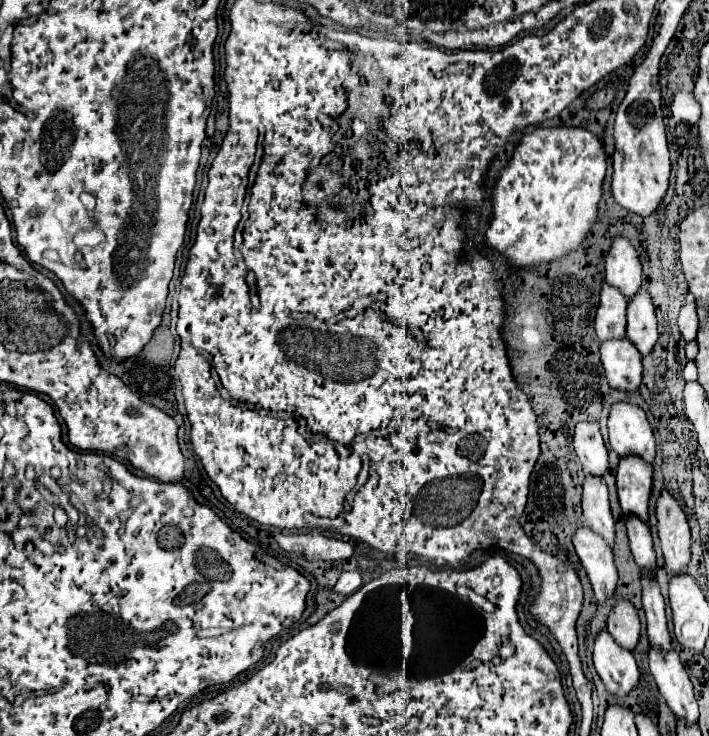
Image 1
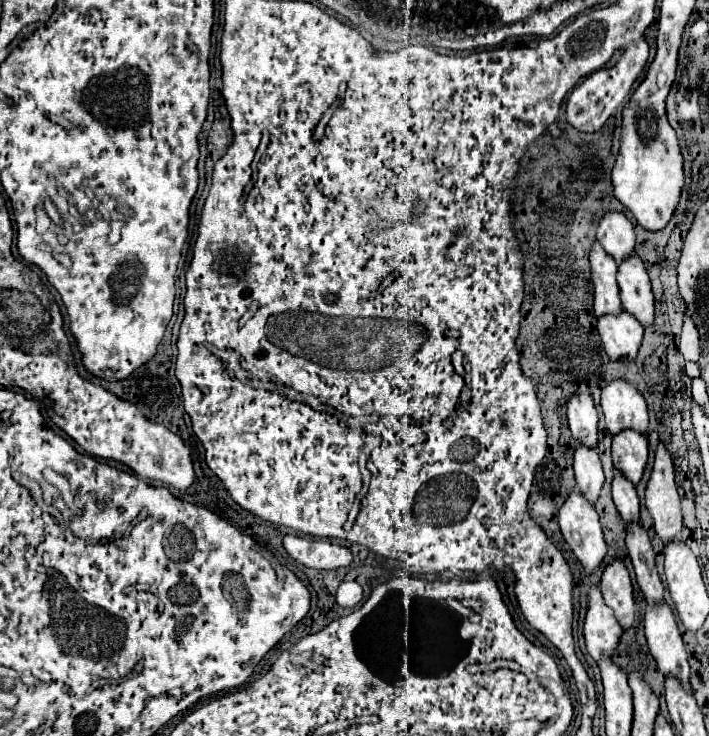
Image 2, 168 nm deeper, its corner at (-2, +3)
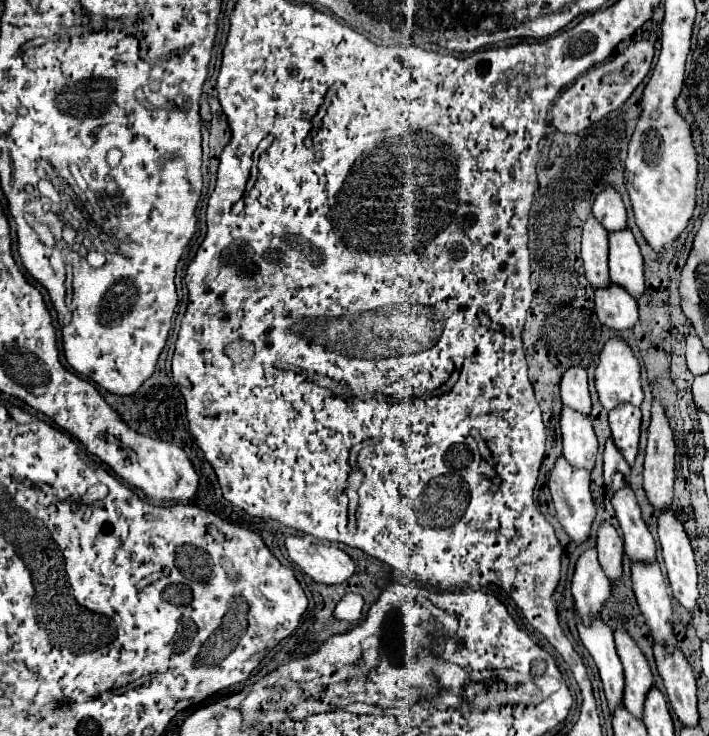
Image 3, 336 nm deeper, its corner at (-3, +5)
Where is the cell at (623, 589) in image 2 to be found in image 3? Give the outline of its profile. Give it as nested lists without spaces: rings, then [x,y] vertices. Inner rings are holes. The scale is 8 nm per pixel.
[[[602,521],[598,531],[596,531],[596,549],[598,549],[598,559],[602,569],[606,571],[608,579],[618,579],[622,575],[622,539],[618,531],[608,523]]]

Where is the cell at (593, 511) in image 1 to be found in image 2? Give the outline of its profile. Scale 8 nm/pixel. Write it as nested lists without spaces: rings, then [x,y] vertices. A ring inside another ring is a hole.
[[[577,445],[573,469],[575,469],[575,479],[577,479],[579,491],[583,493],[583,497],[587,501],[591,501],[595,505],[601,495],[603,483],[605,483],[605,475],[603,475],[597,451]]]

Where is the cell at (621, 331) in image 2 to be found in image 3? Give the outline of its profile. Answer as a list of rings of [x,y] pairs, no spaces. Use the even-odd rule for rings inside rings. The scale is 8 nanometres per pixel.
[[[610,281],[610,287],[596,291],[594,301],[598,319],[616,331],[632,329],[638,321],[636,299],[624,287],[618,287],[614,281]]]

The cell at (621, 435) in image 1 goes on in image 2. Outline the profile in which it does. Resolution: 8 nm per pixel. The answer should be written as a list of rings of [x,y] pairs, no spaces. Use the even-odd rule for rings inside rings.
[[[621,379],[611,381],[601,393],[601,409],[611,435],[625,429],[637,429],[643,435],[649,433],[647,403],[633,385]]]

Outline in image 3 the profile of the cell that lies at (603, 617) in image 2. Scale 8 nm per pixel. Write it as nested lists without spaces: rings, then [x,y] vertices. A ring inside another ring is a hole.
[[[586,549],[578,557],[572,577],[572,595],[586,625],[592,621],[592,615],[602,611],[602,605],[610,597],[610,581],[600,567],[596,549]]]

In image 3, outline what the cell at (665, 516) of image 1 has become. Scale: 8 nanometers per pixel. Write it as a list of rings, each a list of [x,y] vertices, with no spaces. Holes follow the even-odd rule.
[[[654,399],[648,425],[648,445],[644,457],[644,491],[650,503],[664,511],[672,501],[674,485],[674,435],[668,425],[664,407]]]

